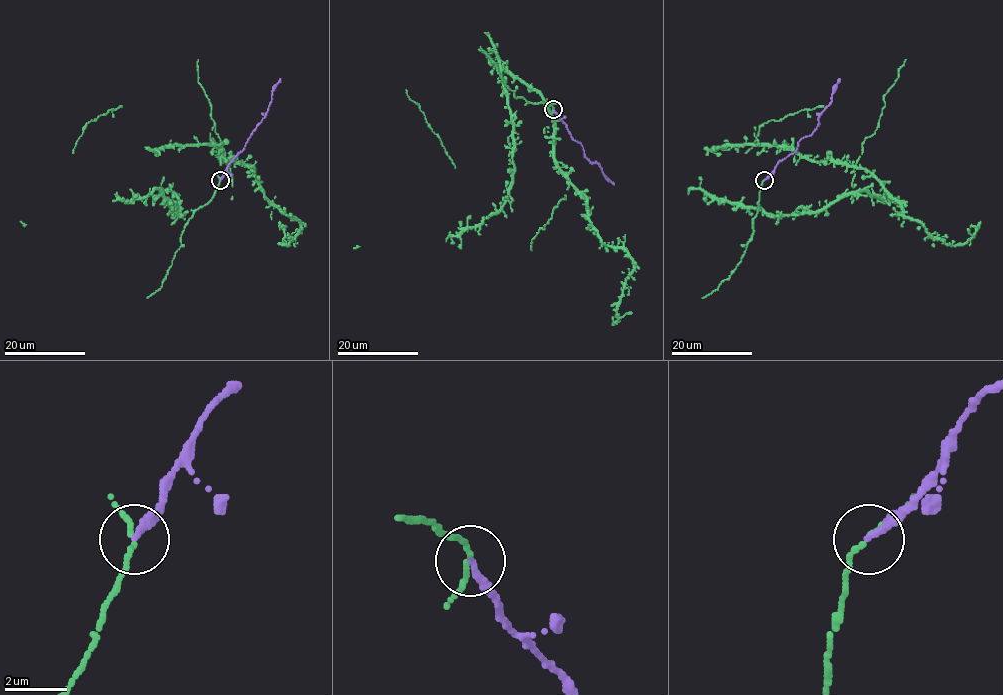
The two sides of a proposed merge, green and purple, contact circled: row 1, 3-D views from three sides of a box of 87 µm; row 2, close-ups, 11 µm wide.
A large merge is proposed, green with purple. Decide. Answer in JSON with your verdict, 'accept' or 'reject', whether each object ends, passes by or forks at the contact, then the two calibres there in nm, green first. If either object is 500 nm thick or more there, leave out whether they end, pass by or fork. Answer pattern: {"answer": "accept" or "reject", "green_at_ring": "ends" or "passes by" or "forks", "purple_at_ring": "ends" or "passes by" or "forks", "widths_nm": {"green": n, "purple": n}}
{"answer": "accept", "green_at_ring": "passes by", "purple_at_ring": "ends", "widths_nm": {"green": 150, "purple": 240}}

